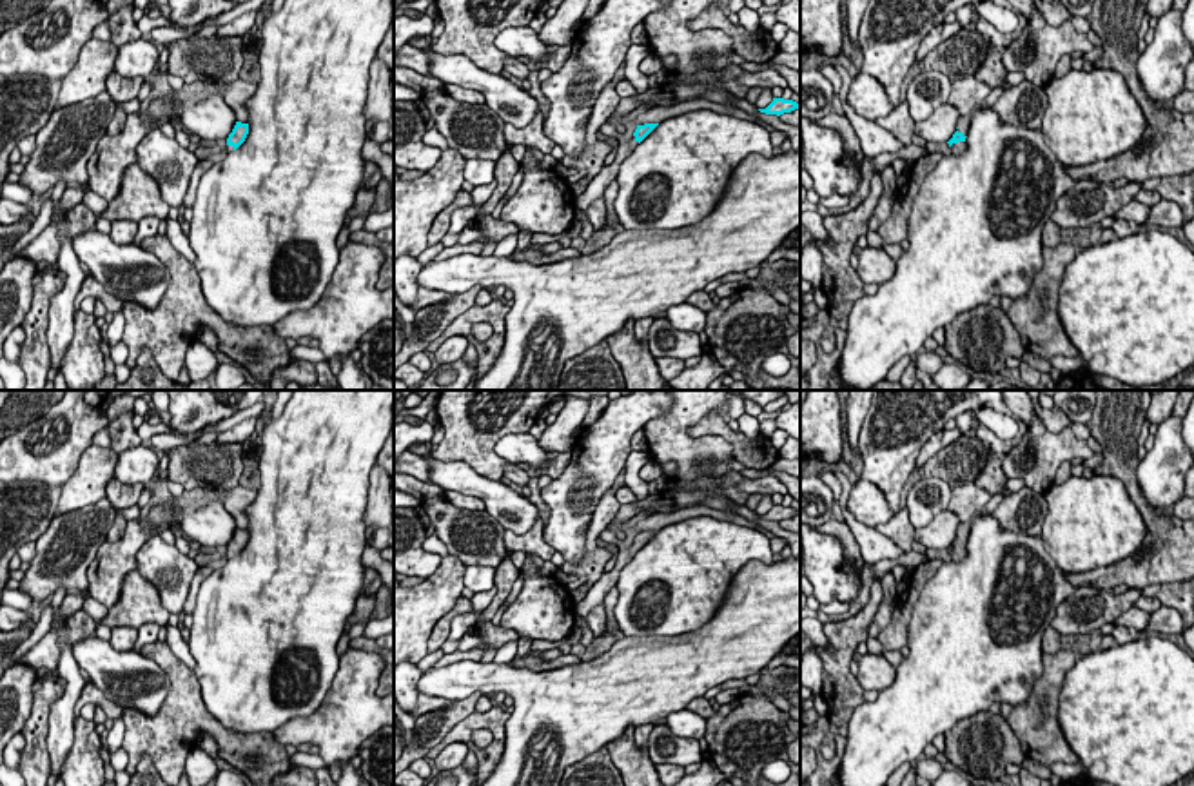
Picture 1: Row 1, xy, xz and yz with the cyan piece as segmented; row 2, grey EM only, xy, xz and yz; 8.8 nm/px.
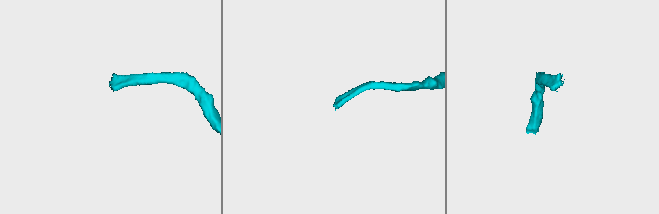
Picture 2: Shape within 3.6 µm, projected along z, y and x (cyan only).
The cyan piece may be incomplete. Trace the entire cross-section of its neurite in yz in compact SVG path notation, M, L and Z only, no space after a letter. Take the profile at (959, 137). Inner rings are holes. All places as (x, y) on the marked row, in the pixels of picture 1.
M969 113L969 114L958 118L958 129L953 134L953 138L947 142L953 154L962 154L967 147L965 138L967 138L971 116L973 114Z

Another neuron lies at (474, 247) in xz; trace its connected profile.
M484 240L472 243L457 243L452 247L445 247L432 261L443 261L446 258L454 258L459 254L481 254L483 247L484 247Z

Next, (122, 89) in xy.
M114 71L107 76L107 93L114 102L131 102L138 98L142 84L142 76L125 78Z

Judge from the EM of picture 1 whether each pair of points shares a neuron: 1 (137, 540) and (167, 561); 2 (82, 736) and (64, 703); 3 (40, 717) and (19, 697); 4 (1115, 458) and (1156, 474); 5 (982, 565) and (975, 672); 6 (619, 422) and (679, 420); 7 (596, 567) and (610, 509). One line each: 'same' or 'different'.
1: different
2: different
3: different
4: different
5: same
6: different
7: same

